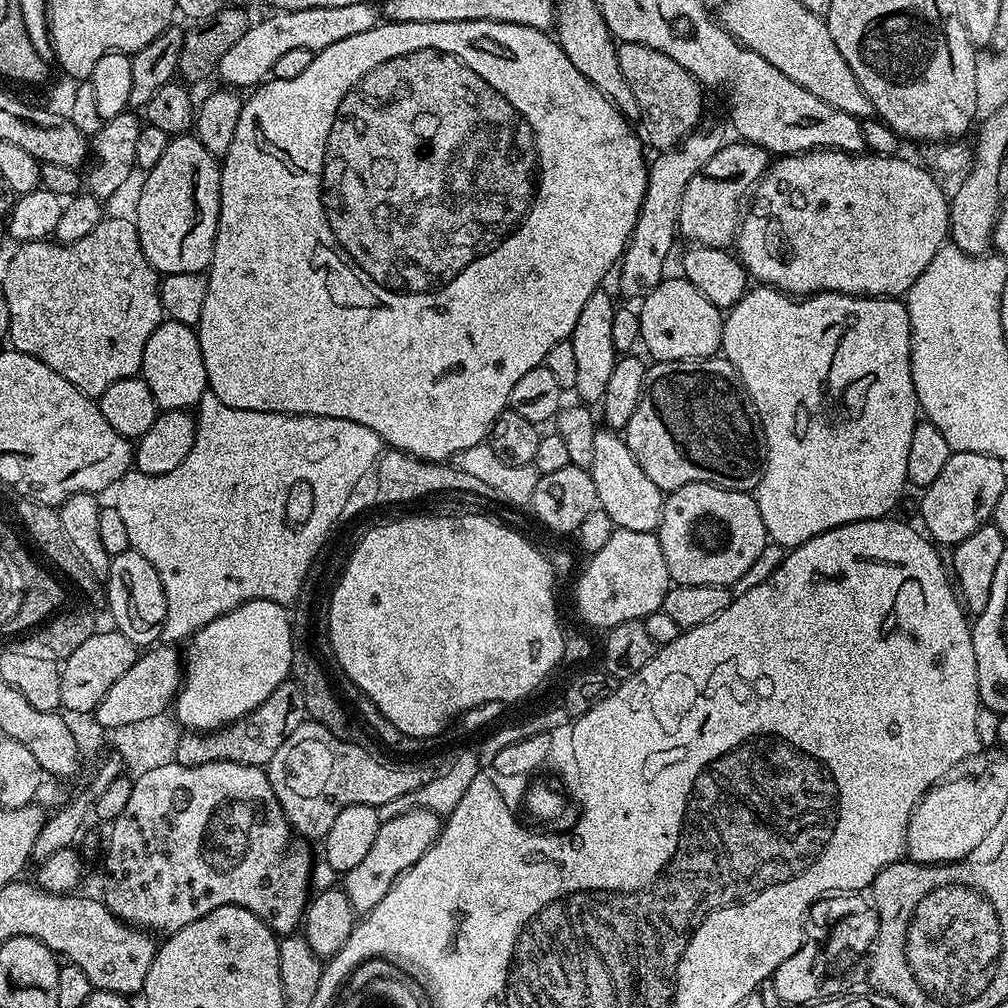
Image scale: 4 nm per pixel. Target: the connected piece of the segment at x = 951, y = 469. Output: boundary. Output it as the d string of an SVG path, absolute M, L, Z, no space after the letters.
M953 452L942 469L942 474L938 474L938 478L934 478L934 482L930 482L930 486L923 489L921 495L924 497L920 500L920 516L924 519L923 527L926 529L927 535L937 545L955 546L961 544L966 538L970 538L970 534L974 534L974 530L989 523L994 506L998 503L998 497L1002 495L1002 490L1006 487L1004 468L1006 468L1005 461L993 456L973 452Z

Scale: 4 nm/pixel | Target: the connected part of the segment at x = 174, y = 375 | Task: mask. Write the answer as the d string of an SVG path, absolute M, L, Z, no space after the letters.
M165 319L154 334L146 338L140 372L146 386L150 386L150 394L154 394L157 409L166 412L195 409L209 391L206 362L202 362L202 346L196 337L196 328L177 320Z

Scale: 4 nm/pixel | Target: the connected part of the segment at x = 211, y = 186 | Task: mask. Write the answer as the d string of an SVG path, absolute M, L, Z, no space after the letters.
M181 134L169 139L166 150L162 153L162 158L152 168L147 169L144 185L140 188L140 193L136 196L136 216L134 215L134 223L138 230L138 242L142 246L142 254L146 254L146 258L152 263L152 267L160 274L190 274L191 272L204 272L208 265L212 262L214 254L214 242L216 241L216 227L218 226L218 218L220 217L220 170L221 165L218 163L217 157L210 154L210 150L206 150L206 146L202 146L202 142L194 134Z

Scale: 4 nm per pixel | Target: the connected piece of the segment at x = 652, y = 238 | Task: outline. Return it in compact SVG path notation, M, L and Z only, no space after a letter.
M689 131L675 147L657 151L654 158L651 157L638 222L618 261L620 292L624 296L643 298L665 279L664 267L668 264L668 255L678 241L678 210L682 206L682 194L686 194L686 182L690 182L690 178L694 178L694 174L698 174L698 170L702 170L702 166L706 166L706 162L710 162L722 146L718 133L700 131Z

